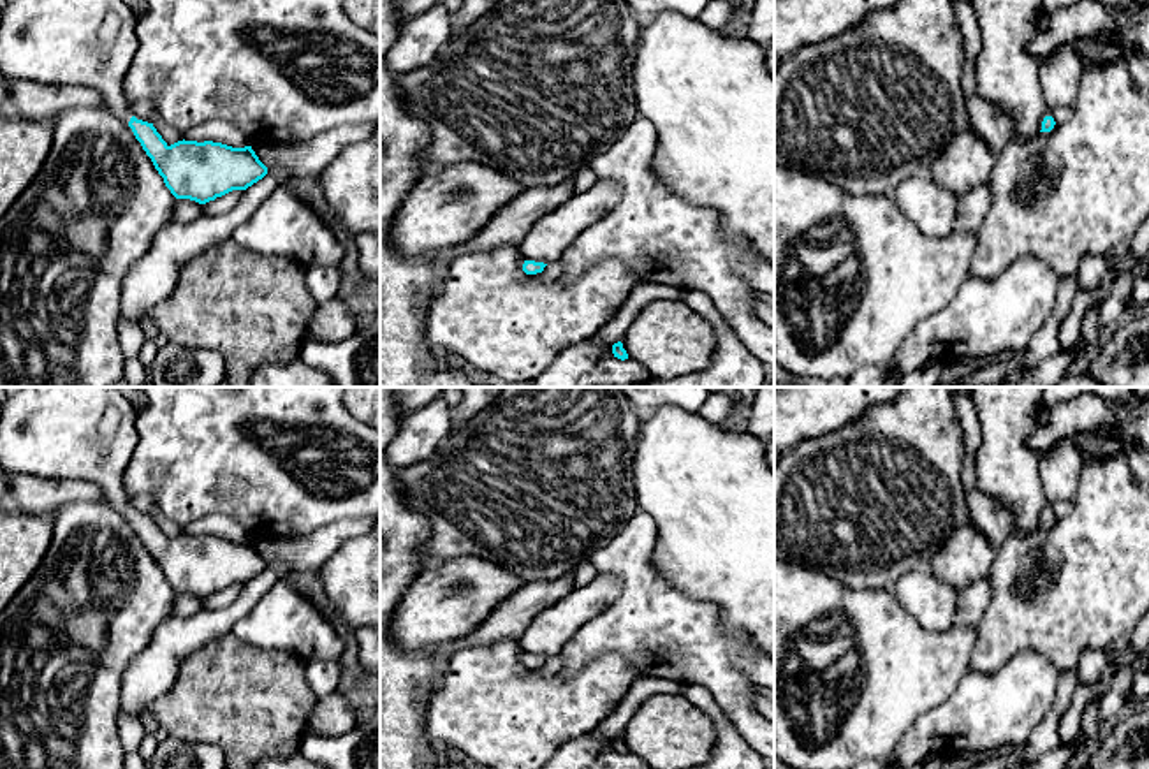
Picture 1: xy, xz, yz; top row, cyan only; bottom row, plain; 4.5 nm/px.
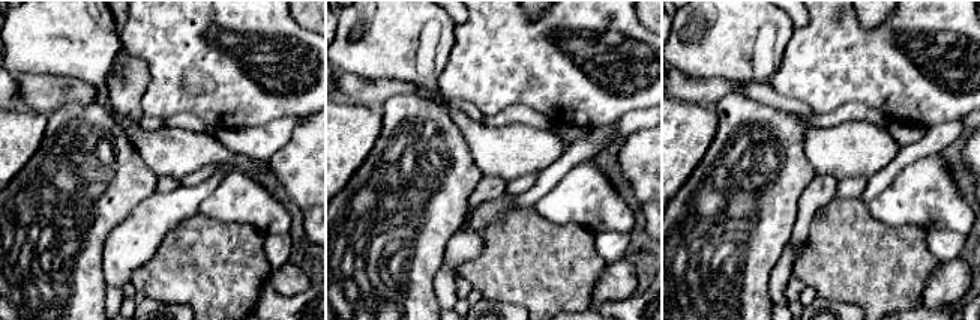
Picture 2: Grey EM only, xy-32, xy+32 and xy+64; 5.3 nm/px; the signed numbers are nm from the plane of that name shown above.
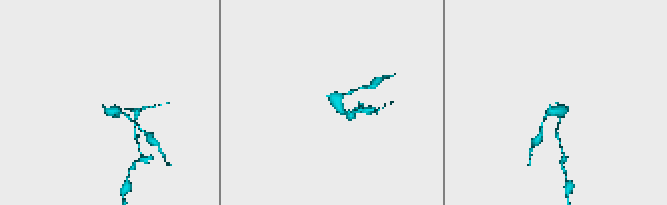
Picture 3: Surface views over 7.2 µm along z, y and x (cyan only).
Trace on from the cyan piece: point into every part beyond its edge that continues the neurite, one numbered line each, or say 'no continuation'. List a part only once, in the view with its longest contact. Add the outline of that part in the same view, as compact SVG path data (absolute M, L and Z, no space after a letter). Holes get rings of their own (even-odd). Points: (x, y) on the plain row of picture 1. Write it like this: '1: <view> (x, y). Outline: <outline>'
1: xy (88, 433). Outline: M23 387L2 403L0 468L9 473L93 482L128 519L134 507L123 491L123 473L139 442L137 415L116 387Z

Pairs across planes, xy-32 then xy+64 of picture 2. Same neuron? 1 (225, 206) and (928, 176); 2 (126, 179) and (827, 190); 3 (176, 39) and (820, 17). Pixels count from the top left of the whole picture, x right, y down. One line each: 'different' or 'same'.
1: same
2: different
3: same

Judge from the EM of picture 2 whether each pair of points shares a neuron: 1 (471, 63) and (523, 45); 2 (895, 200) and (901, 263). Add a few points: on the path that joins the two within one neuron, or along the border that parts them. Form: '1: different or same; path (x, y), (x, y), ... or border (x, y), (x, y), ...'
1: same; path (483, 63), (494, 63), (500, 57), (511, 57)
2: different; border (866, 208), (889, 224), (926, 229)

